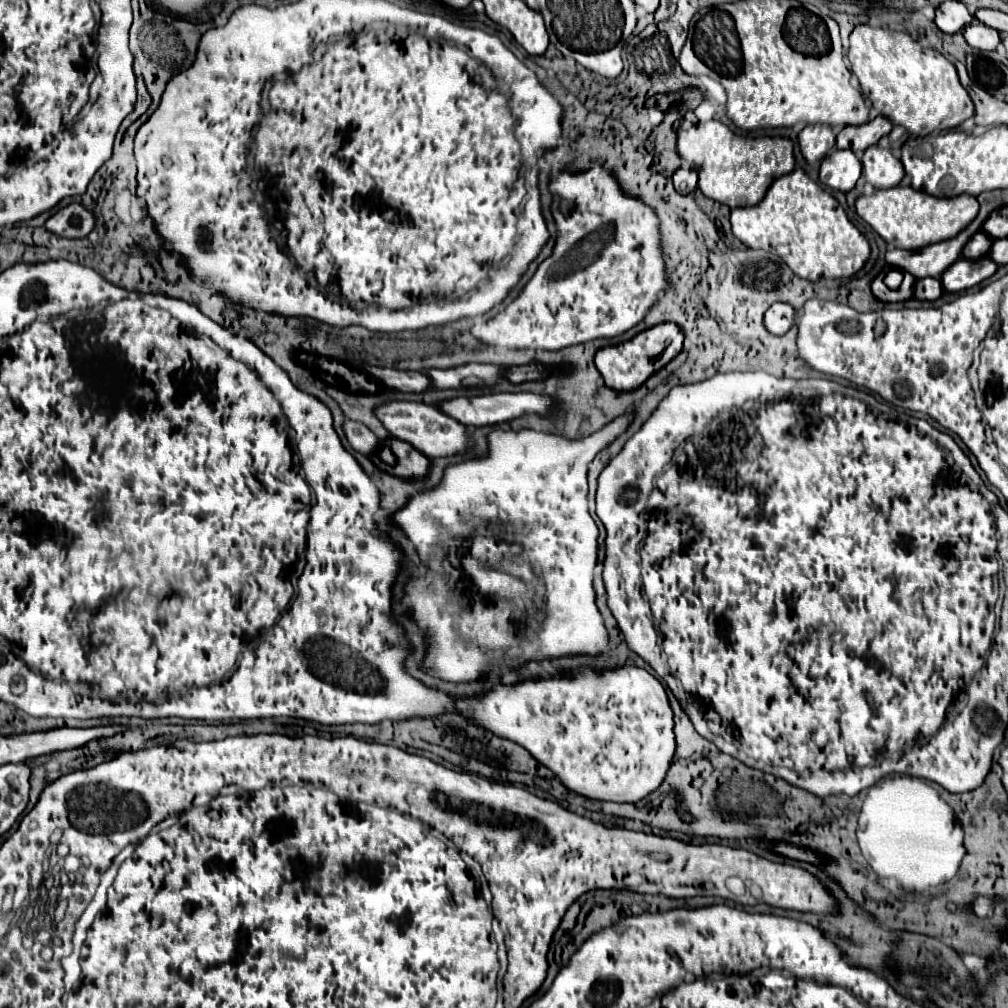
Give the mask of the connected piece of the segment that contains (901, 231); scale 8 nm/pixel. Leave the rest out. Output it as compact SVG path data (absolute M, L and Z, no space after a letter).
M896 185L884 191L874 191L872 195L860 195L856 199L856 213L884 241L894 243L898 249L920 249L930 243L938 243L958 235L978 215L978 201L972 195L938 199L912 187Z

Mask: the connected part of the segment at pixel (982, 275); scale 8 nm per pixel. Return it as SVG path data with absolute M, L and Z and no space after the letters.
M980 257L978 261L958 259L954 265L950 265L950 269L946 269L946 273L942 273L940 283L946 293L958 293L992 277L996 269L998 265L988 257Z

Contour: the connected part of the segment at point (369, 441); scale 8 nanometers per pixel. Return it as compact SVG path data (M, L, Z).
M346 421L344 435L346 435L348 443L352 445L352 449L362 455L370 455L374 449L378 449L378 443L380 443L380 439L366 425L362 425L358 421Z

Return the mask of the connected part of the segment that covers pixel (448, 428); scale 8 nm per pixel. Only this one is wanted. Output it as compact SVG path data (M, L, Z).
M390 401L390 403L378 405L374 409L374 415L378 417L378 421L386 427L386 431L392 437L410 443L414 449L418 449L420 453L424 453L430 459L462 453L468 445L466 427L462 423L446 417L438 409L434 409L434 405L424 405L424 403L416 403L416 401Z

